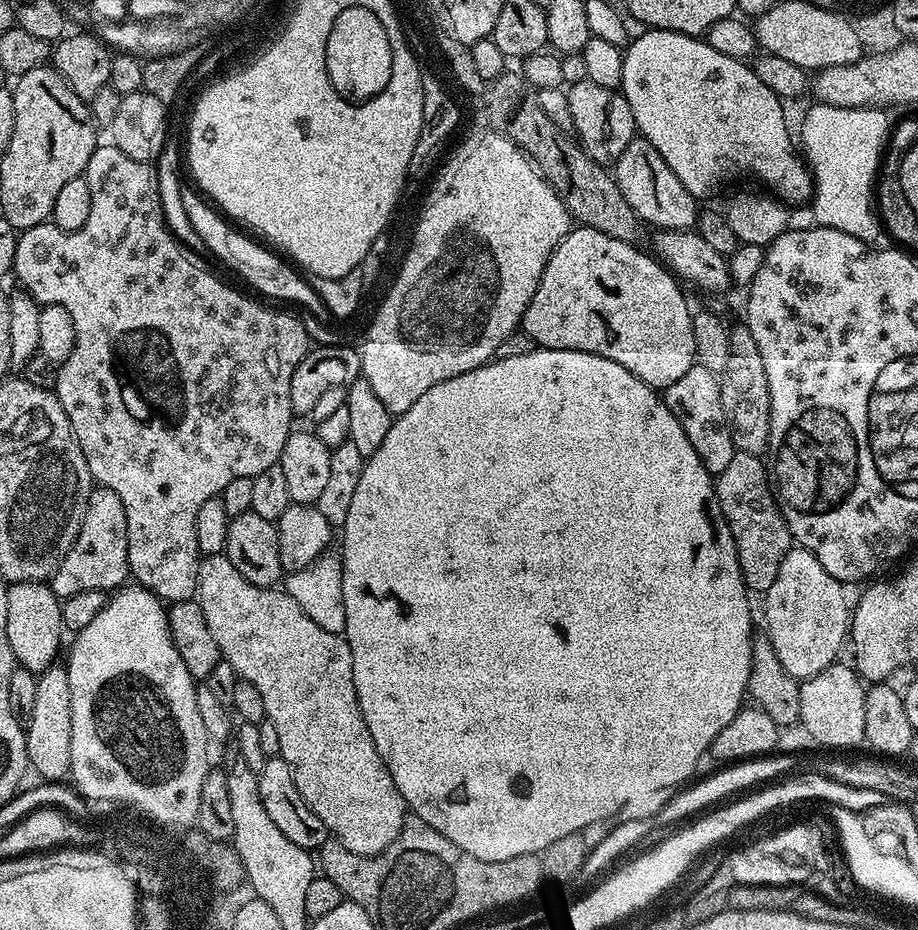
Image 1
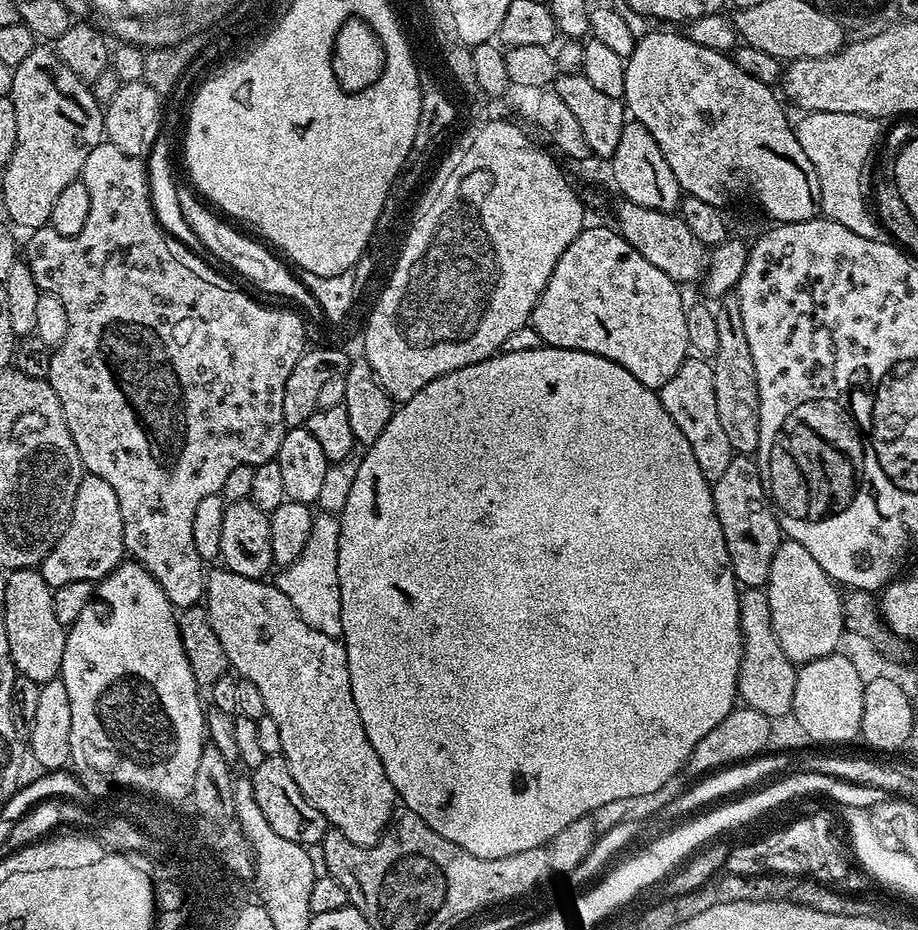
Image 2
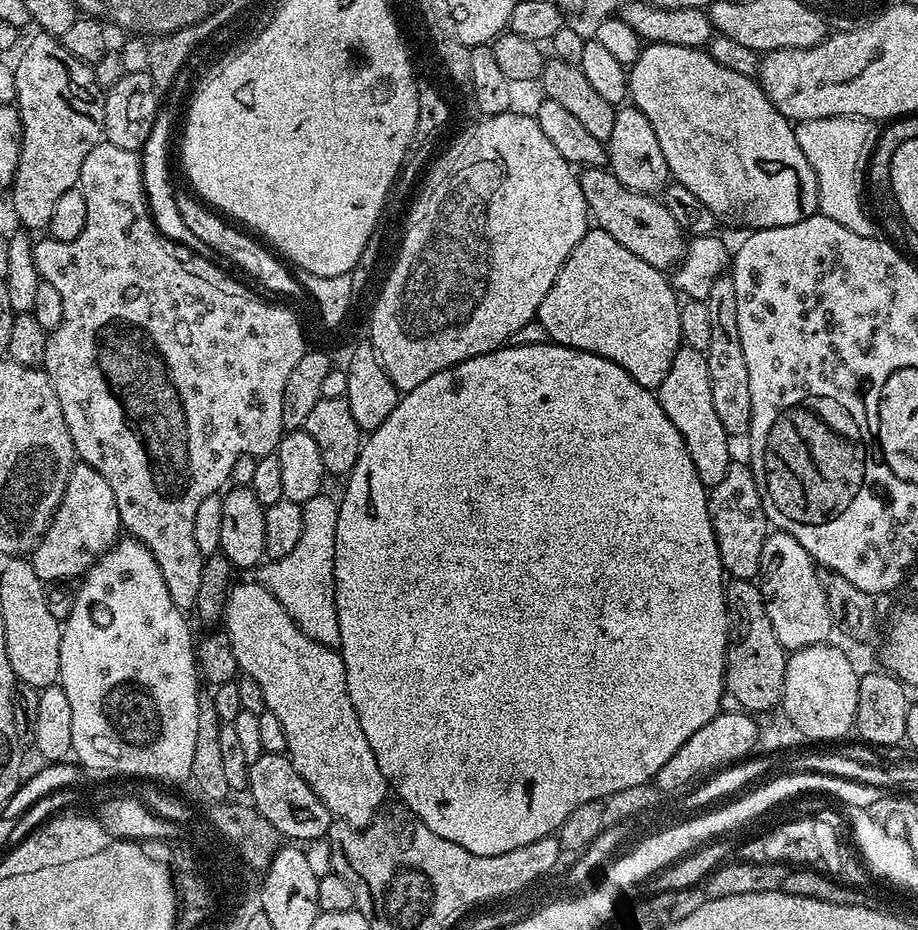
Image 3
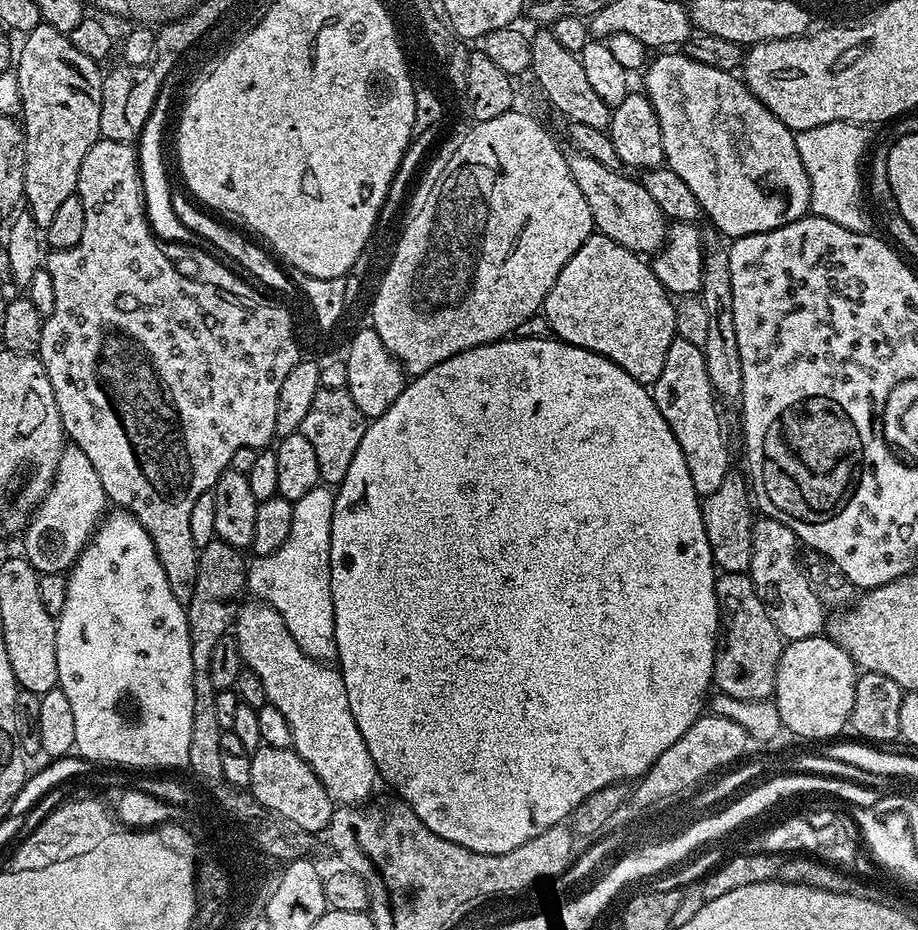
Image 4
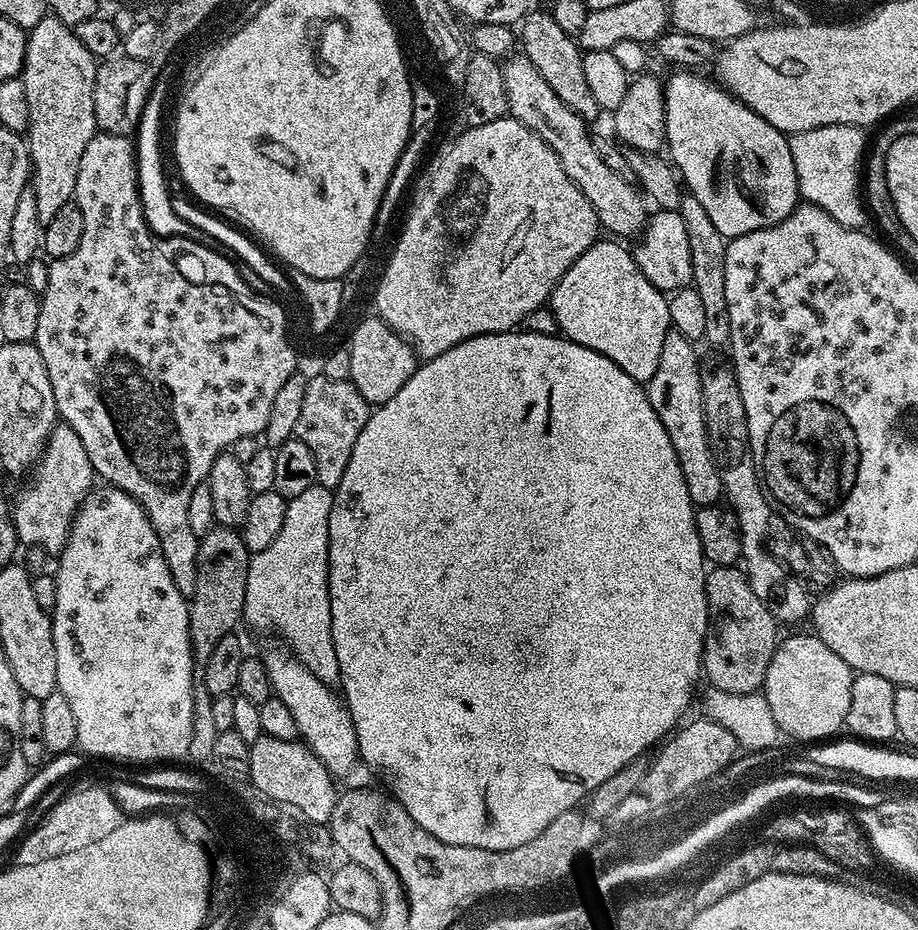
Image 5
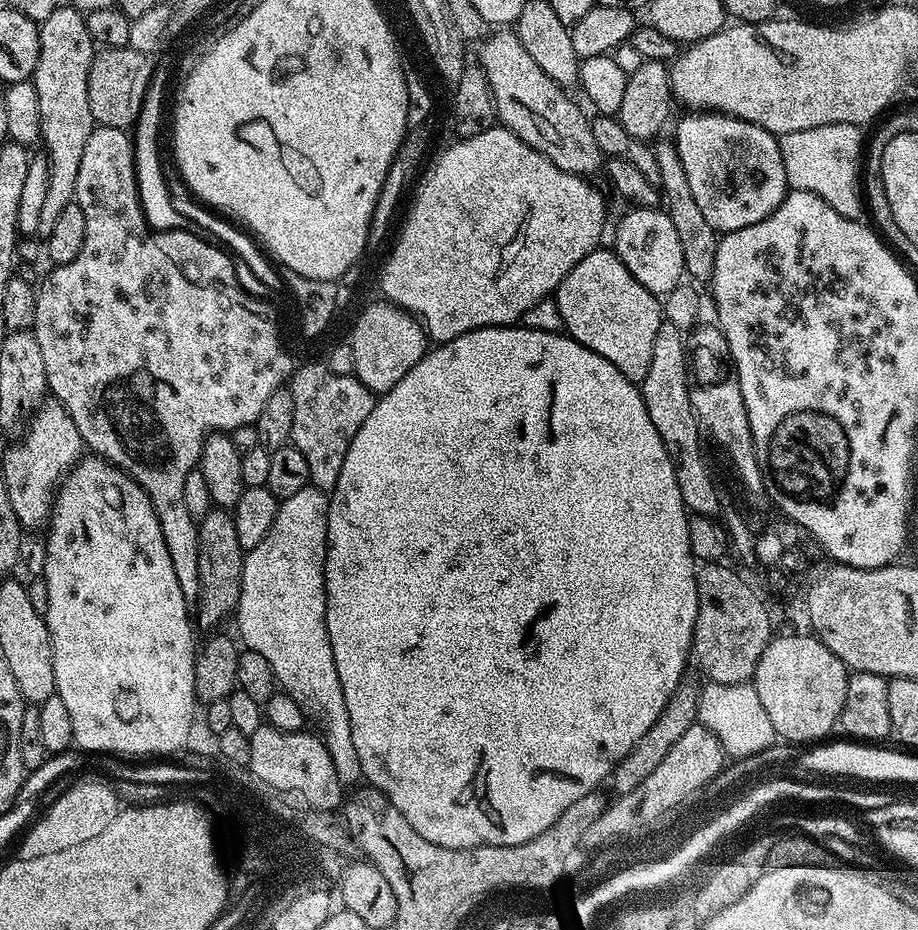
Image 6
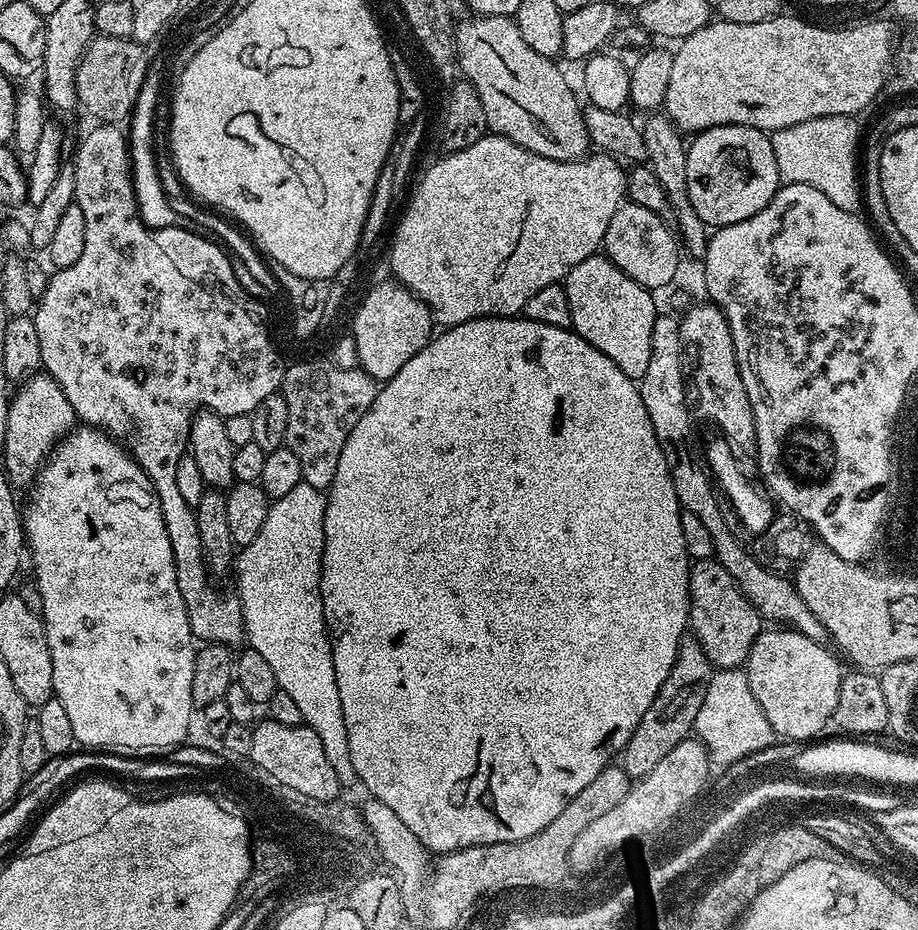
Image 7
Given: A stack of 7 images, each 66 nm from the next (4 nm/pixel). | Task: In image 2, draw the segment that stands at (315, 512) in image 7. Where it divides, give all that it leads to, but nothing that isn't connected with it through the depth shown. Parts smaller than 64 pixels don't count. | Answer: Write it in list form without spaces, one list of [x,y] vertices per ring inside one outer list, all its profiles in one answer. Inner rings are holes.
[[[328,512],[313,515],[310,542],[306,542],[306,550],[294,558],[294,562],[283,565],[275,573],[274,583],[286,598],[294,605],[294,610],[306,622],[306,626],[314,626],[314,630],[322,630],[322,634],[343,637],[342,630],[342,598],[338,586],[338,538],[340,537],[339,515]]]

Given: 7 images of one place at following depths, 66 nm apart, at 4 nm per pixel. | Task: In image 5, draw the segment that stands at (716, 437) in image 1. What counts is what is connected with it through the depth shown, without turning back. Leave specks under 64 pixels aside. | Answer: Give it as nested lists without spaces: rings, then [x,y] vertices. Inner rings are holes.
[[[669,330],[666,342],[662,342],[658,370],[654,370],[654,378],[647,380],[646,391],[650,406],[654,406],[654,414],[658,414],[658,422],[666,426],[666,434],[670,434],[670,442],[674,442],[674,454],[678,454],[682,478],[686,478],[686,490],[690,490],[693,504],[707,506],[721,499],[724,487],[720,481],[720,465],[708,440],[704,417],[704,381],[696,348],[693,341],[675,330]]]

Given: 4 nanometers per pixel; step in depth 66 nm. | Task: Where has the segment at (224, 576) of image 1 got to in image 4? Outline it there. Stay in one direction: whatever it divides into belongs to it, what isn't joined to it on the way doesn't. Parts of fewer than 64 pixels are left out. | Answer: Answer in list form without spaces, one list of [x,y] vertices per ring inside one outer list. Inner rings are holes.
[[[241,603],[234,625],[236,645],[244,666],[262,678],[268,703],[282,710],[286,723],[290,726],[292,748],[307,762],[310,770],[314,770],[326,794],[330,794],[330,798],[340,806],[363,805],[371,797],[368,795],[371,794],[372,787],[378,784],[378,773],[370,758],[370,750],[366,750],[366,742],[362,742],[358,722],[354,722],[354,714],[350,714],[350,698],[346,698],[346,682],[340,676],[339,667],[307,656],[302,646],[290,638],[290,630],[286,630],[286,622],[282,622],[282,614],[278,614],[278,610],[269,604],[251,603]]]

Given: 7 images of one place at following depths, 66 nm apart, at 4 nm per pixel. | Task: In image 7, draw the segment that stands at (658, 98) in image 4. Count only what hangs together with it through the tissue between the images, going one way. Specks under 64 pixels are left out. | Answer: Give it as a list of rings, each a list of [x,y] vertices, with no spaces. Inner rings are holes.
[[[727,124],[695,133],[687,145],[686,186],[698,218],[713,229],[754,218],[780,187],[771,135],[760,128]]]

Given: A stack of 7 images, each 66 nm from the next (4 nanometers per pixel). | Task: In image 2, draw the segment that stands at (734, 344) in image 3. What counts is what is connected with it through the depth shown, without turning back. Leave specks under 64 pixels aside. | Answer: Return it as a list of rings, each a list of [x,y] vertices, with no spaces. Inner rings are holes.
[[[735,294],[719,297],[714,311],[718,329],[718,350],[710,358],[714,374],[714,406],[718,406],[718,418],[726,438],[730,438],[733,453],[752,454],[758,446],[758,382],[754,378],[754,358],[750,358],[750,346],[746,343],[746,329],[742,327],[740,300]]]

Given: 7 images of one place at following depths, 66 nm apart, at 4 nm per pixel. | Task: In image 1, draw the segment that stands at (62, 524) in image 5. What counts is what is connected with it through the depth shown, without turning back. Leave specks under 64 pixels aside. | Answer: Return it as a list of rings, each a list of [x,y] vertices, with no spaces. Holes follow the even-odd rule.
[[[93,487],[76,541],[72,543],[66,558],[62,558],[58,570],[52,575],[52,593],[61,598],[82,594],[88,590],[107,593],[109,590],[119,589],[129,576],[126,510],[122,510],[122,501],[118,494],[114,494],[114,490]]]

